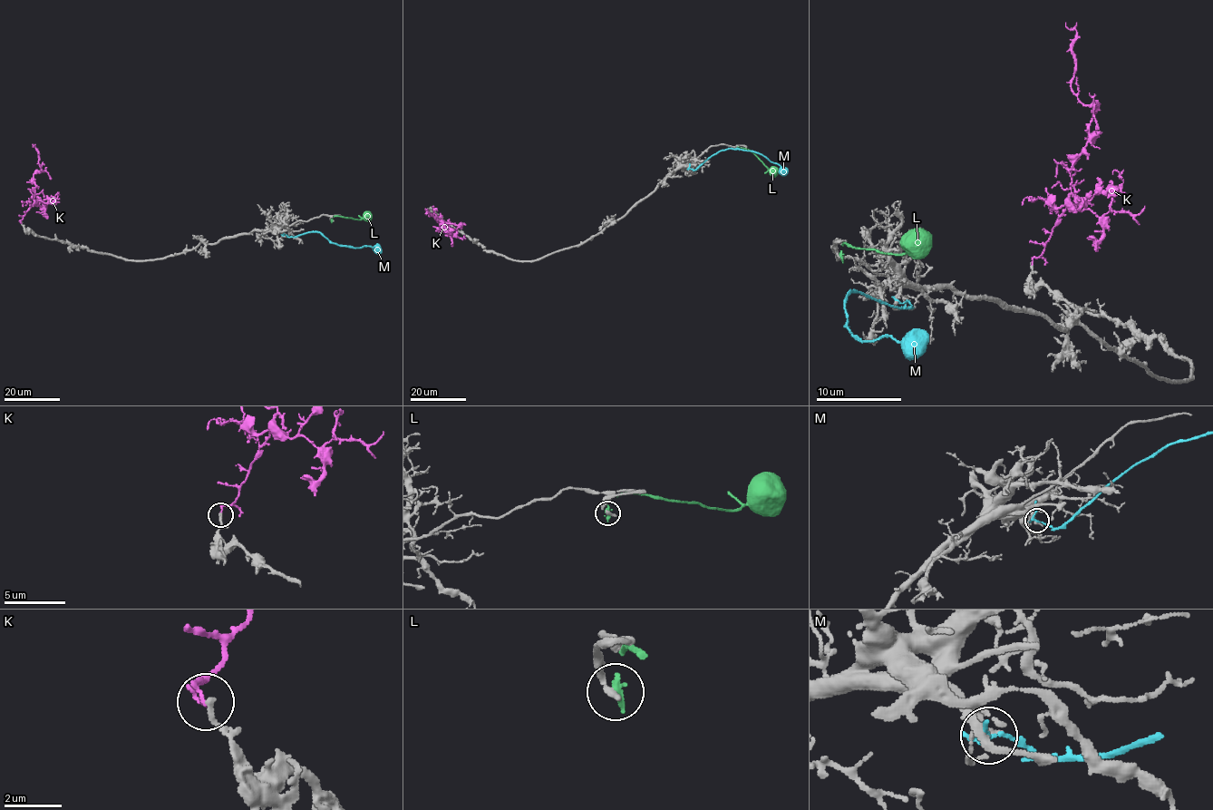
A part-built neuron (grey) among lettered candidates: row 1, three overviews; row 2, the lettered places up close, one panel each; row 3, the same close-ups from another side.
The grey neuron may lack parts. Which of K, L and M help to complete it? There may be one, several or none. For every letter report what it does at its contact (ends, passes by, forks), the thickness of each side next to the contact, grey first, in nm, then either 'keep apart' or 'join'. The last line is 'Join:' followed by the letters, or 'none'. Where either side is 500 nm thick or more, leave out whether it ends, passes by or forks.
K: it ends | 200/120 nm | keep apart
L: it ends | 240/240 nm | keep apart
M: it passes by | 140/120 nm | keep apart
Join: none

